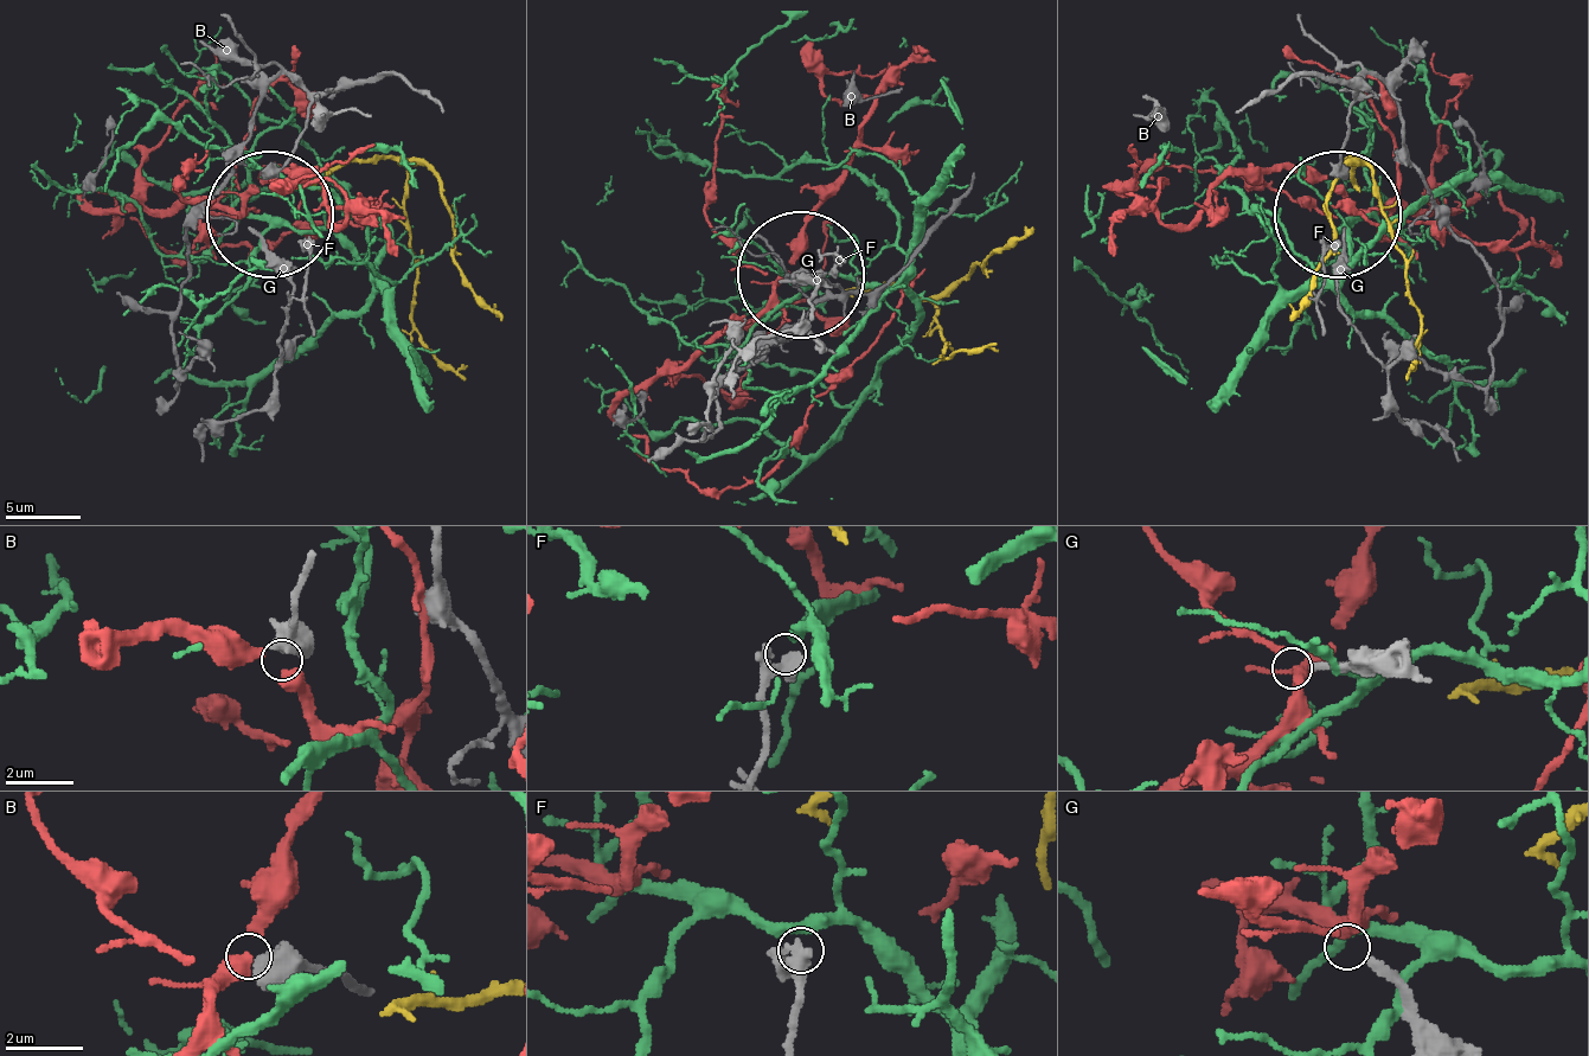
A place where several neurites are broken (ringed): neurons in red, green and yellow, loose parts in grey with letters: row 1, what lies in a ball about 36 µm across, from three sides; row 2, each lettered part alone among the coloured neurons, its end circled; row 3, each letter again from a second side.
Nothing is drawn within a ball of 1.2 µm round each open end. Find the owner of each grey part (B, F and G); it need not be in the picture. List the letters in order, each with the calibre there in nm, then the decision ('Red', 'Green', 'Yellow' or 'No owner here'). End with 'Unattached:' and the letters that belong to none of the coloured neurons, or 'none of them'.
B: Thickness 600 nm. No owner here
F: Thickness 320 nm. No owner here
G: Thickness 240 nm. Red
Unattached: B, F

